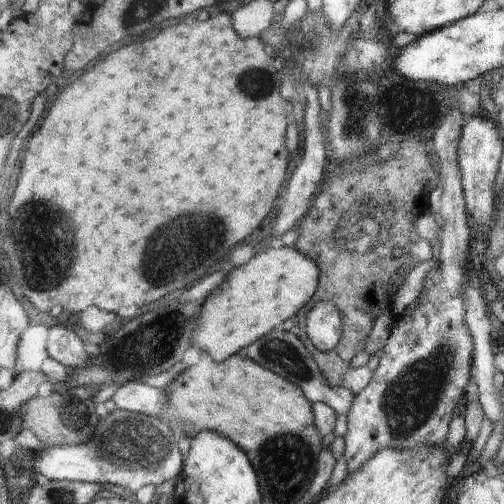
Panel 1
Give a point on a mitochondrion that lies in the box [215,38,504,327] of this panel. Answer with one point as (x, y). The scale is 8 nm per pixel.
(372, 238)

